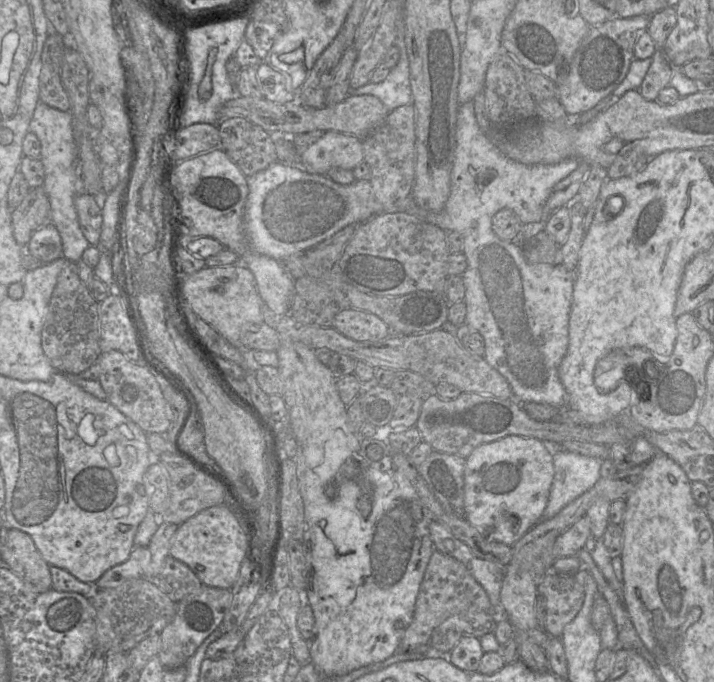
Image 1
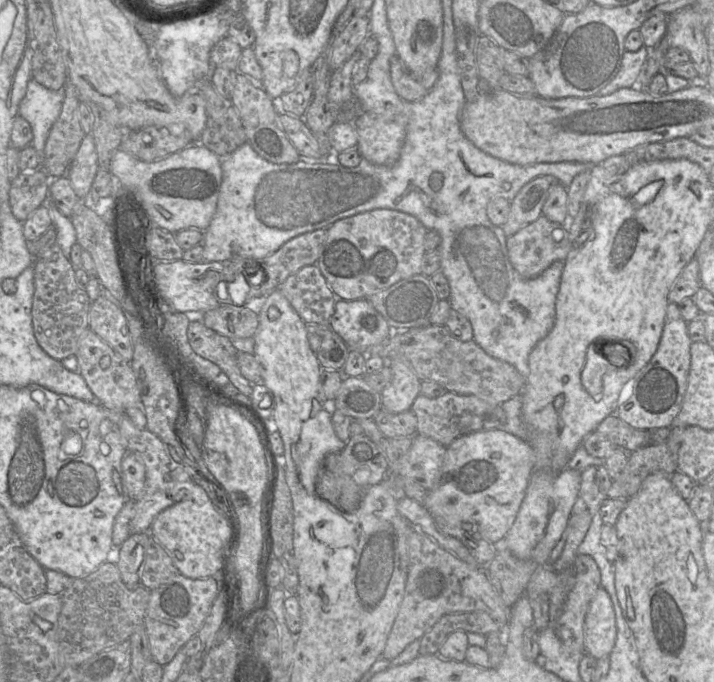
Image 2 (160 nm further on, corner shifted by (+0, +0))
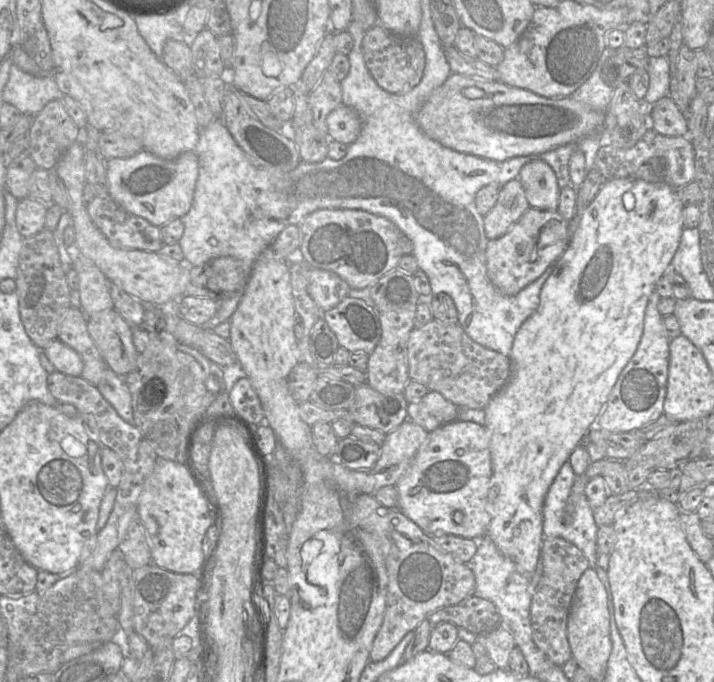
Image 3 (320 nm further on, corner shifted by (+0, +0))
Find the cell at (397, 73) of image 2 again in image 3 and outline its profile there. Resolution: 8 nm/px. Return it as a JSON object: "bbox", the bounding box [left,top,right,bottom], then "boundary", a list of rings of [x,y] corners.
{"bbox":[362,23,426,93],"boundary":[[[377,23],[365,31],[362,53],[372,77],[389,93],[405,93],[417,86],[422,79],[426,57],[417,37],[399,36]]]}

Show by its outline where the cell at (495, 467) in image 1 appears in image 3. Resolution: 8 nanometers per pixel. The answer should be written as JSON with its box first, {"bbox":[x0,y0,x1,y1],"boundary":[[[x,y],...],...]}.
{"bbox":[395,421,493,538],"boundary":[[[453,421],[430,432],[404,476],[395,485],[398,508],[426,534],[453,534],[463,538],[487,536],[491,516],[486,510],[493,475],[490,436],[487,429],[470,421]]]}

